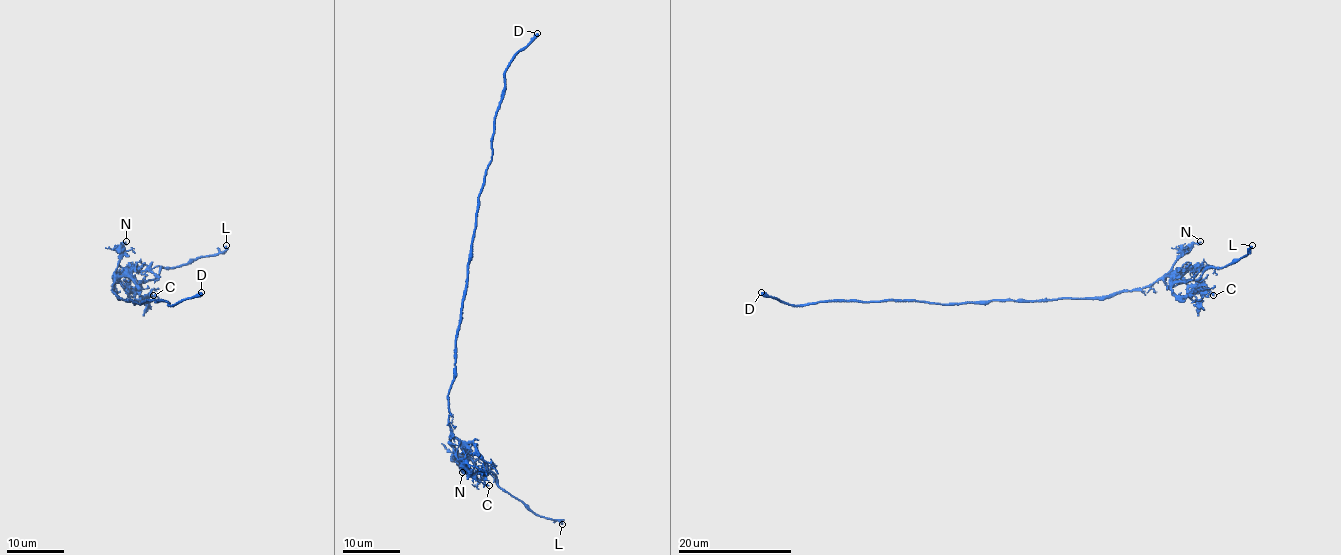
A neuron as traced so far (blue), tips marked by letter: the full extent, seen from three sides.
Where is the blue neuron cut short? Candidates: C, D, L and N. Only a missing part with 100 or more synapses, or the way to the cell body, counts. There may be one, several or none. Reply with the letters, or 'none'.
L

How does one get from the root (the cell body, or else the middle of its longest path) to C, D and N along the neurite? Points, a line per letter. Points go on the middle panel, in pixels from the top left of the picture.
C: (461, 304), (455, 380), (448, 396), (451, 447), (458, 458), (463, 458), (479, 471), (489, 485)
D: (461, 304), (478, 195), (492, 155), (493, 117), (505, 85), (506, 67), (537, 33)
N: (461, 304), (455, 380), (448, 396), (448, 408), (451, 441), (462, 472)

